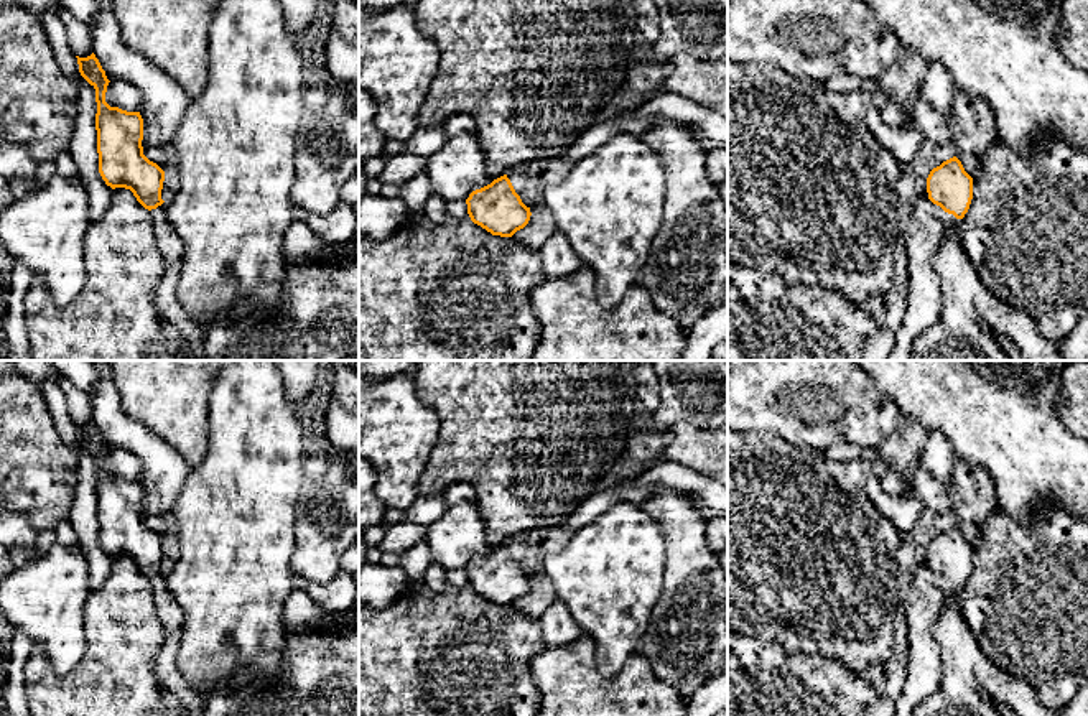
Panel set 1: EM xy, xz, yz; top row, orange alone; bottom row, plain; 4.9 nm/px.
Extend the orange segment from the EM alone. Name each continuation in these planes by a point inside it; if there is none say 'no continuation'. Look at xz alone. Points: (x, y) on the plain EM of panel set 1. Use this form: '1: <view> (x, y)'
no continuation

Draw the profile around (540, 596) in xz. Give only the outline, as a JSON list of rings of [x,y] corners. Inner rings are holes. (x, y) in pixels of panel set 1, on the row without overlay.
[[[565,527],[537,528],[528,533],[515,535],[507,542],[515,561],[522,571],[530,578],[528,593],[517,599],[512,606],[532,619],[540,619],[543,612],[556,601],[556,593],[542,571],[545,555],[561,551],[573,537],[573,530]]]

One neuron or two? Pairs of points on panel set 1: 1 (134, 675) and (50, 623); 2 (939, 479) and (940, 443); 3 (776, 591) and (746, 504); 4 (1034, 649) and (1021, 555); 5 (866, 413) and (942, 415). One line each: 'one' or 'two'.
1: two
2: one
3: one
4: one
5: two

